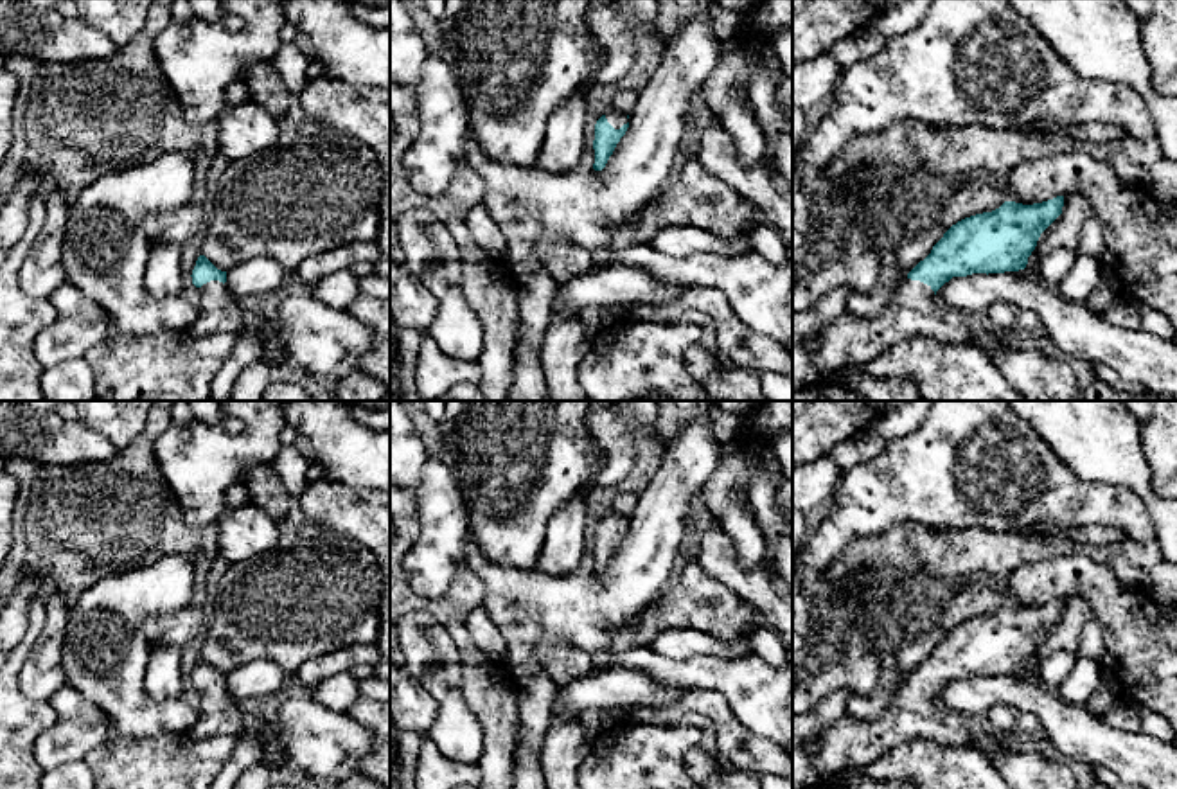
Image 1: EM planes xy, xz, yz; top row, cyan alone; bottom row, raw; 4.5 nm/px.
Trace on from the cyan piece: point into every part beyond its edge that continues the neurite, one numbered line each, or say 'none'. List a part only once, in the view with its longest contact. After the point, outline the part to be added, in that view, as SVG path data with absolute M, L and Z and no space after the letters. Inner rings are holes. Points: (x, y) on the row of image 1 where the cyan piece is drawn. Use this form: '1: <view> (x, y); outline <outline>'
1: xz (617, 121); outline M613 110L606 113L606 119L615 129L620 129L624 124L629 122L627 115L616 113Z

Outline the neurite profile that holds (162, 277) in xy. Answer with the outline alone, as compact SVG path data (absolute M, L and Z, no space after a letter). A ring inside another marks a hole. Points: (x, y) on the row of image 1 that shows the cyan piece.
M153 243L144 271L147 295L153 298L181 295L180 244Z

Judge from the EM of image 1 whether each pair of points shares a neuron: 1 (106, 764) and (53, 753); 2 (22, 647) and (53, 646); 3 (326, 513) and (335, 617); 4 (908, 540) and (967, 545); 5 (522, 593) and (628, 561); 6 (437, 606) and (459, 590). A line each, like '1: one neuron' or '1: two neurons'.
1: two neurons
2: two neurons
3: two neurons
4: one neuron
5: one neuron
6: one neuron

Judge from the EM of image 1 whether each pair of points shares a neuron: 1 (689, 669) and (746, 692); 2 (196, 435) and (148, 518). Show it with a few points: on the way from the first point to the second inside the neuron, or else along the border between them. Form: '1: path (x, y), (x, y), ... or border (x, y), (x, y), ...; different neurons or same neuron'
1: path (703, 673), (732, 678); same neuron
2: border (151, 443), (157, 466), (175, 496), (184, 522); different neurons

